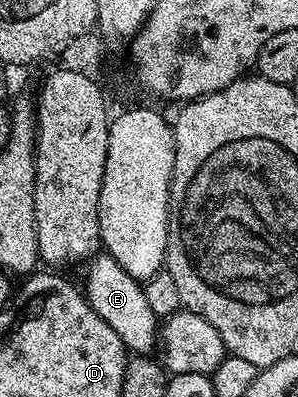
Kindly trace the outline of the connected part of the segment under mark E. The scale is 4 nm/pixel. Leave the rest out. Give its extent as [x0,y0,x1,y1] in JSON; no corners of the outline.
[83,253,159,355]

